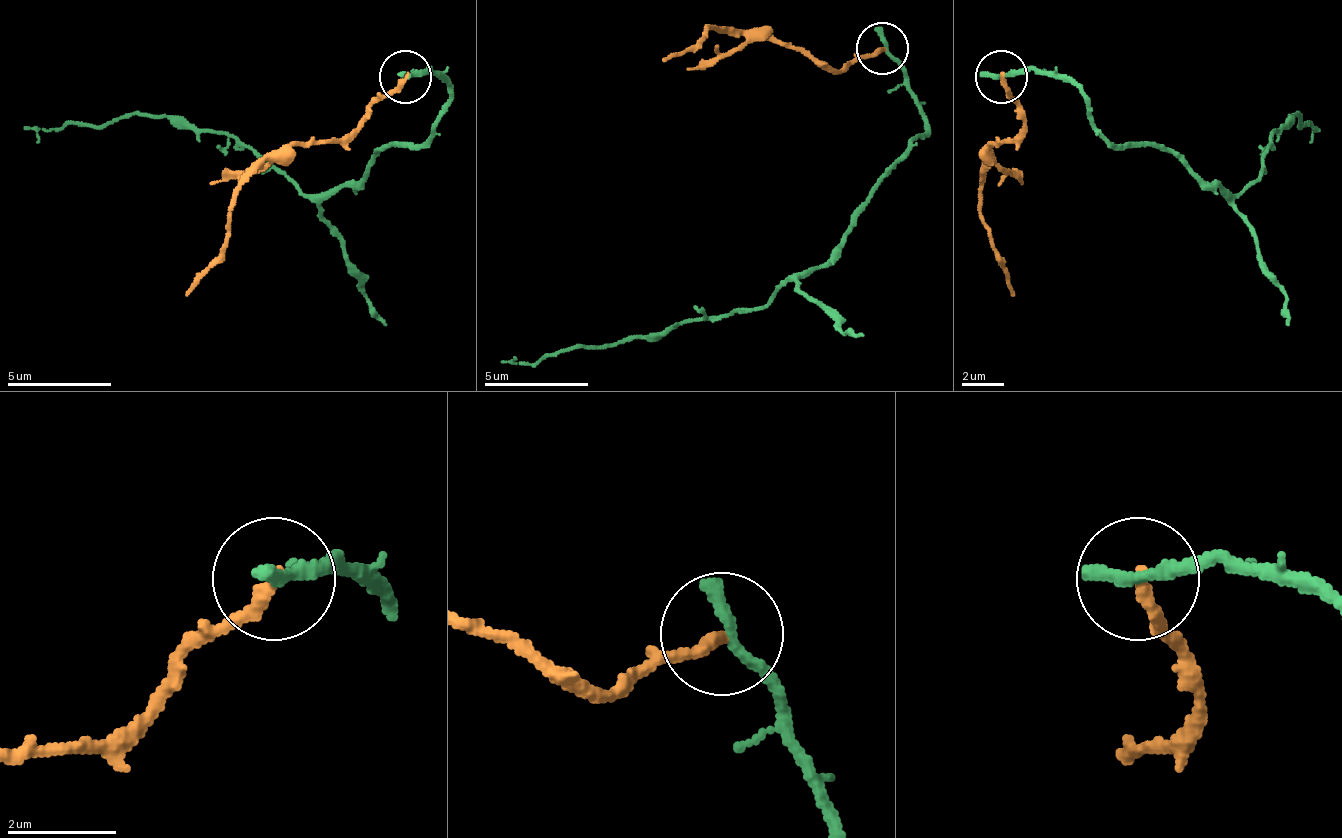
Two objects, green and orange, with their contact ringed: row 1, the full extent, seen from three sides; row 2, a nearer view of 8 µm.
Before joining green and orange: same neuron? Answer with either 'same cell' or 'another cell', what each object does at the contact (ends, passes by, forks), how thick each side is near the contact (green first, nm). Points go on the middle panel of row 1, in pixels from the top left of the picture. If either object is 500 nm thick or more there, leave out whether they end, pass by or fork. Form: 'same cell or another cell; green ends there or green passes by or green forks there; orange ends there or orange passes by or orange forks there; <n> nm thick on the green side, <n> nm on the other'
another cell; green ends there; orange ends there; 320 nm thick on the green side, 240 nm on the other

